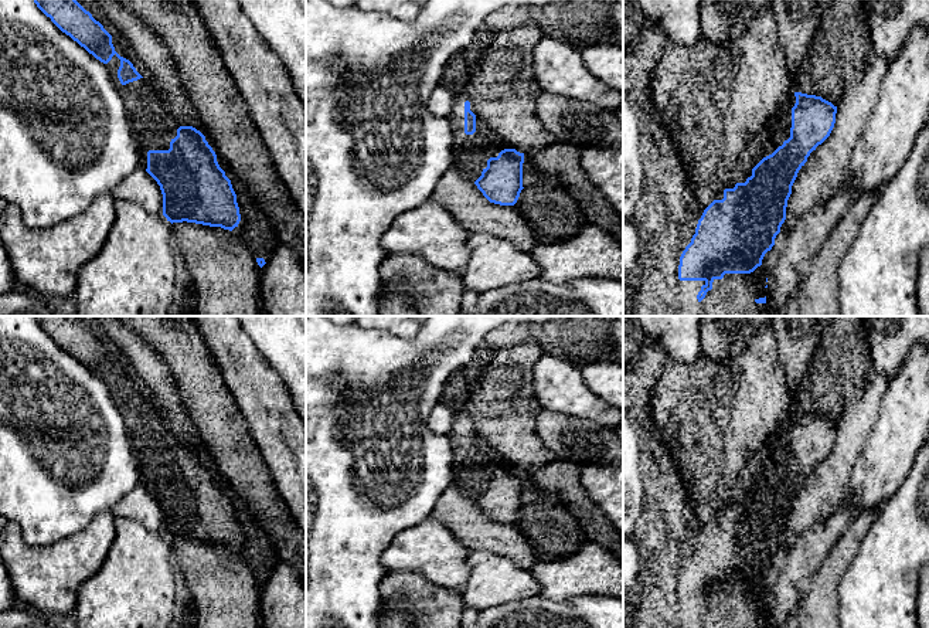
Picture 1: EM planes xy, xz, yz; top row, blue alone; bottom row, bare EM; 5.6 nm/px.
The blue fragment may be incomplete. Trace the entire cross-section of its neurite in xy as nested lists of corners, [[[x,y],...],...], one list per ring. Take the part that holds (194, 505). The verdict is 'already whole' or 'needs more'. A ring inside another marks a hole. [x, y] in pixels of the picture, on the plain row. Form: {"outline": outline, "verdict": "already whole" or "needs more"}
{"outline": [[[180,444],[169,468],[149,468],[146,489],[163,512],[163,533],[173,540],[195,540],[232,549],[241,539],[231,498],[205,454]]], "verdict": "already whole"}

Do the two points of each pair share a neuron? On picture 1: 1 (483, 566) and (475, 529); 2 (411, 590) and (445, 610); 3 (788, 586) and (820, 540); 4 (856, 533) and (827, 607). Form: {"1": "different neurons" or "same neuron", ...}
{"1": "different neurons", "2": "same neuron", "3": "same neuron", "4": "same neuron"}

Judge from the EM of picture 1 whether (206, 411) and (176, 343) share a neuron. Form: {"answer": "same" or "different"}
{"answer": "same"}

